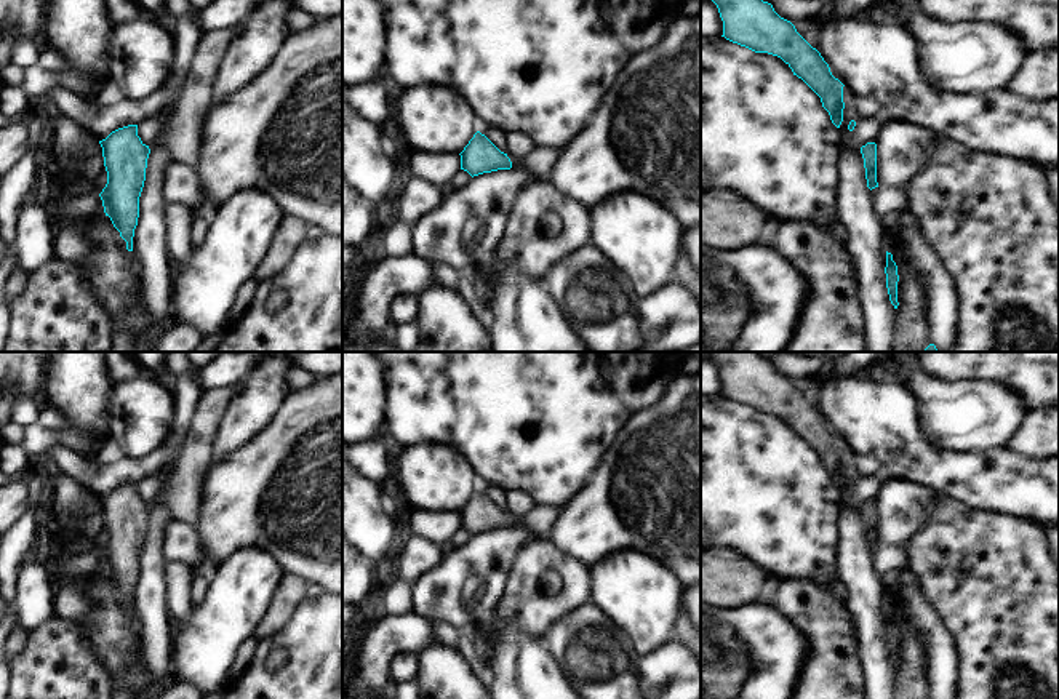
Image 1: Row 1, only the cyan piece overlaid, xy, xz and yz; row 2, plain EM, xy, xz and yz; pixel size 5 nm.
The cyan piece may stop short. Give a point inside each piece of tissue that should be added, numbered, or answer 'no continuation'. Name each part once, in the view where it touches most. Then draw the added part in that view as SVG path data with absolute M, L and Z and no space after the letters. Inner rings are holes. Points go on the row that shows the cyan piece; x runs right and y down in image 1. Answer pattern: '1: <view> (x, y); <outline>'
1: xz (538, 162); M534 147L531 152L520 158L509 154L507 157L512 162L512 168L528 171L533 179L545 179L557 160L557 154L549 147Z

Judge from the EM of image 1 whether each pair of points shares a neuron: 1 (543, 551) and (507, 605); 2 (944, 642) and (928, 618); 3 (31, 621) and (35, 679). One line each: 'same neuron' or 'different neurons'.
1: same neuron
2: same neuron
3: different neurons

